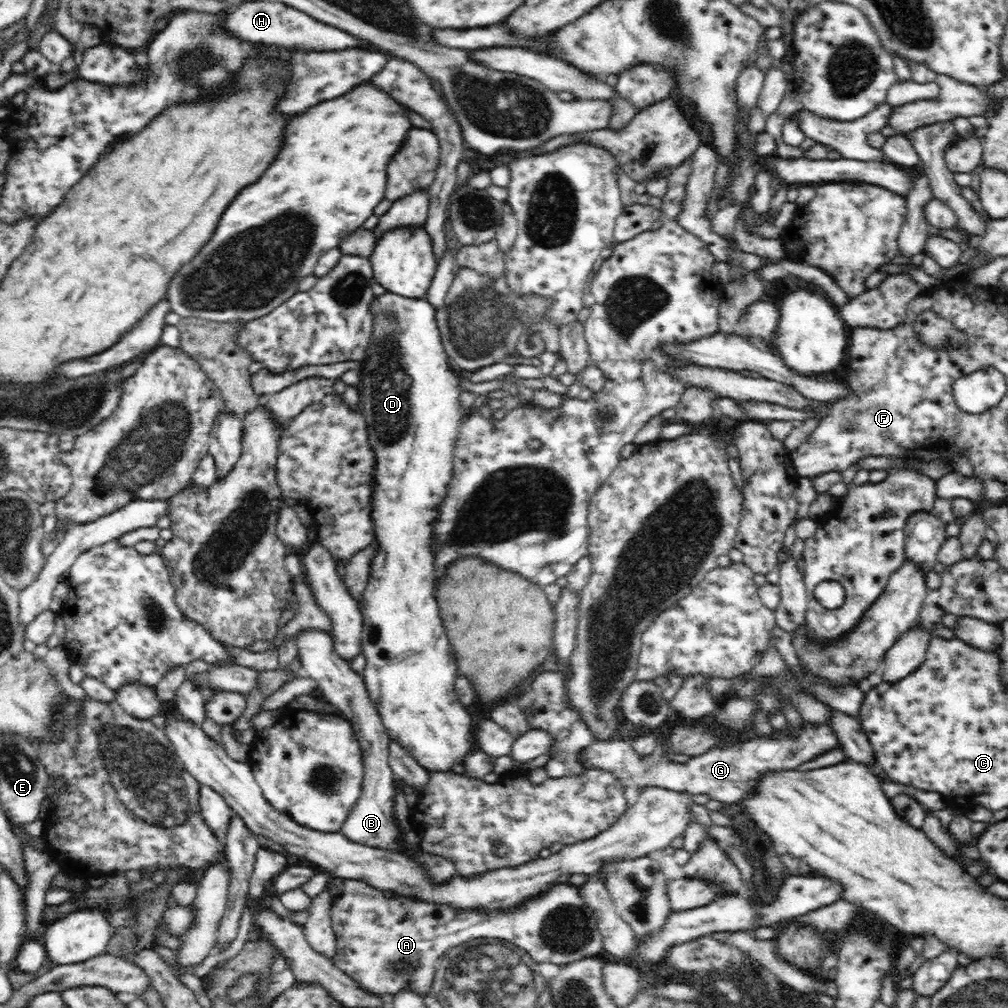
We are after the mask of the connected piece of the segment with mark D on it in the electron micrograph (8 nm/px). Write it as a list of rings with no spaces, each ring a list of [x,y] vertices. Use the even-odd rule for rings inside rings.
[[[387,292],[373,299],[370,306],[370,311],[374,320],[374,330],[370,334],[370,346],[368,346],[368,356],[360,361],[360,386],[359,392],[359,408],[366,421],[366,429],[368,429],[368,441],[371,450],[375,453],[374,464],[374,488],[372,488],[372,510],[370,518],[374,521],[374,538],[379,543],[376,558],[372,560],[372,570],[370,570],[370,578],[368,584],[362,592],[362,600],[359,601],[360,611],[362,611],[362,654],[366,657],[366,668],[360,672],[361,678],[364,680],[365,688],[367,689],[370,700],[375,704],[378,710],[383,726],[386,728],[387,735],[391,740],[396,741],[400,746],[403,746],[417,761],[420,766],[423,766],[429,772],[453,772],[452,768],[464,762],[464,756],[472,754],[477,750],[474,742],[474,722],[472,716],[464,705],[458,700],[455,692],[455,683],[460,676],[458,673],[458,665],[455,661],[455,655],[450,645],[450,640],[447,637],[442,619],[440,617],[439,604],[435,597],[437,585],[435,580],[434,568],[434,553],[433,553],[433,522],[438,516],[439,504],[447,495],[447,488],[454,476],[453,469],[453,453],[456,447],[458,433],[462,424],[463,412],[465,408],[460,405],[460,392],[462,372],[457,368],[452,367],[449,362],[448,355],[442,344],[441,332],[436,325],[436,309],[424,299],[410,299]]]

